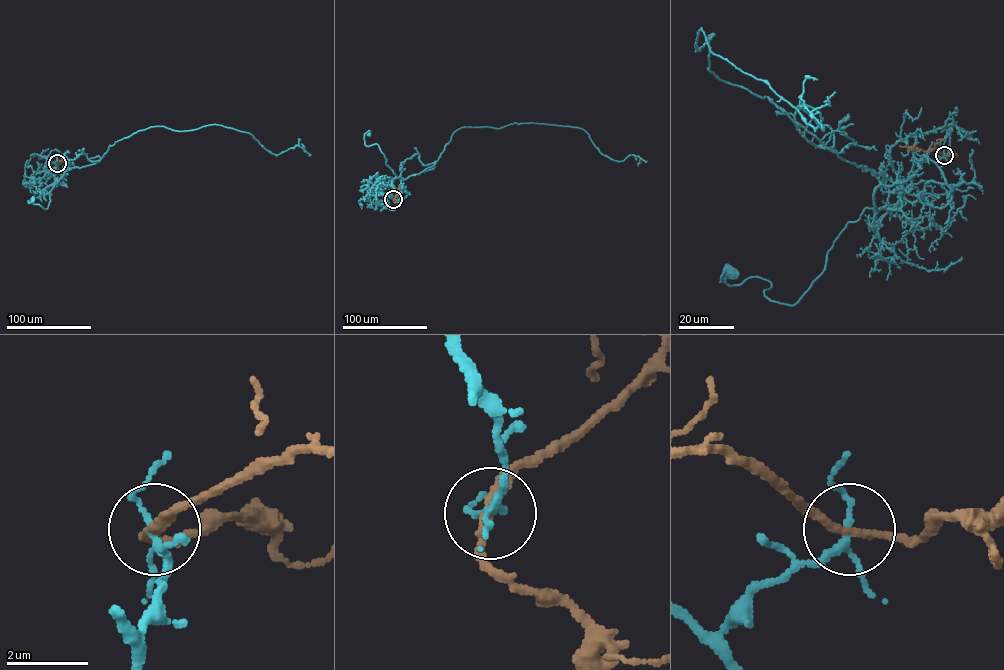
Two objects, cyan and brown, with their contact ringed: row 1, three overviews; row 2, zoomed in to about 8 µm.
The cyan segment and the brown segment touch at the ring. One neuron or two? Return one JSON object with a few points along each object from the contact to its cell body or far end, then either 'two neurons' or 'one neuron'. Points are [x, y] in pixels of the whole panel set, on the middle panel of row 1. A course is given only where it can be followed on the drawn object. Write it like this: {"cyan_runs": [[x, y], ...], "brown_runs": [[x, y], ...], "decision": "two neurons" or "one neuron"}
{"cyan_runs": [[393, 199], [397, 201], [401, 179], [386, 164], [378, 145], [365, 144], [364, 134], [368, 133]], "brown_runs": [[393, 199], [399, 185]], "decision": "two neurons"}

